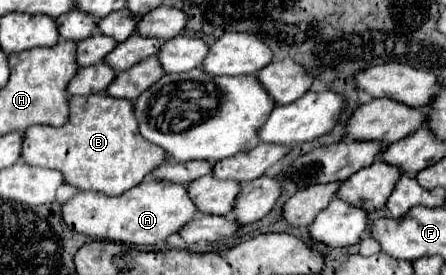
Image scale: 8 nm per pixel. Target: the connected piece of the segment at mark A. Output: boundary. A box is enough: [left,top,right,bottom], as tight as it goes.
[62,180,198,244]

